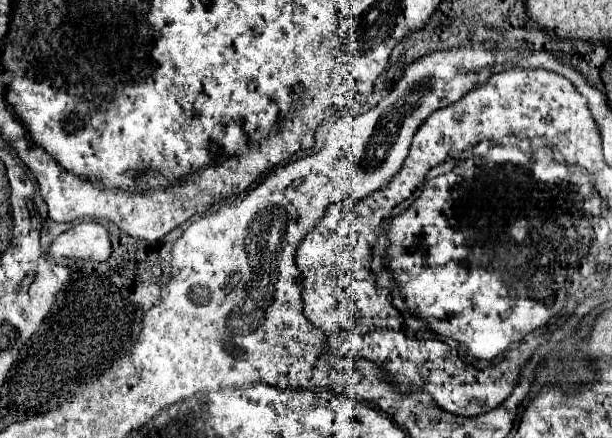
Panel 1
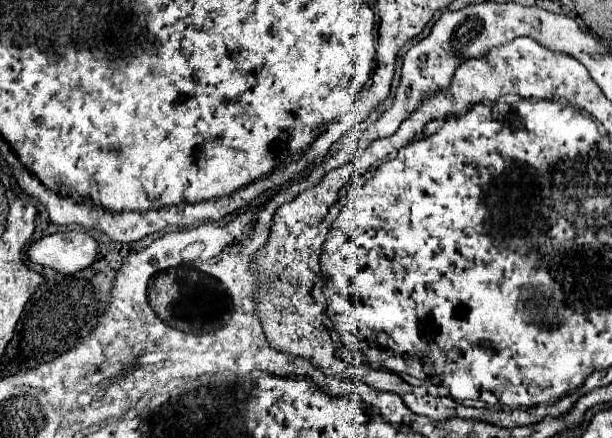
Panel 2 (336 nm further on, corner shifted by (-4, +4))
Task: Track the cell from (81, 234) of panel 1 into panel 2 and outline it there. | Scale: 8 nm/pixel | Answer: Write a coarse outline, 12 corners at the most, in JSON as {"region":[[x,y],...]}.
{"region":[[83,231],[47,235],[27,251],[33,263],[73,275],[97,259]]}

